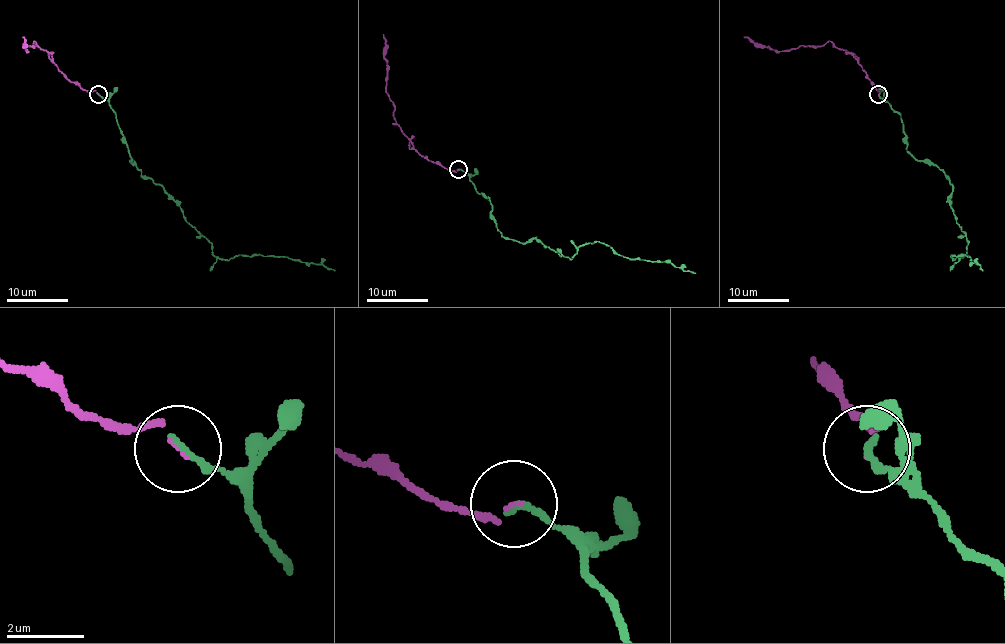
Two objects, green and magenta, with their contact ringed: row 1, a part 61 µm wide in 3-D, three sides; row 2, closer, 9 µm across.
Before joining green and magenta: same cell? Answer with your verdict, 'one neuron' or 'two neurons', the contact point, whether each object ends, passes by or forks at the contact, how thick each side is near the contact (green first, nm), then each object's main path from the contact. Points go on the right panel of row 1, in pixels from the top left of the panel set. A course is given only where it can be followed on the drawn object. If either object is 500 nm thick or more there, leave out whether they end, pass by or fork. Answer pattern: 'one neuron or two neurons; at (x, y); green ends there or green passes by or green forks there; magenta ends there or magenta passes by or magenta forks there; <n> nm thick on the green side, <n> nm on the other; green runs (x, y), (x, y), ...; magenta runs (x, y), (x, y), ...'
one neuron; at (878, 94); green ends there; magenta ends there; 180 nm thick on the green side, 60 nm on the other; green runs (879, 94), (900, 115), (906, 149), (952, 186), (967, 240), (950, 256), (982, 271); magenta runs (879, 94), (880, 91), (857, 61), (830, 41), (822, 45), (801, 45), (775, 51), (743, 36)

